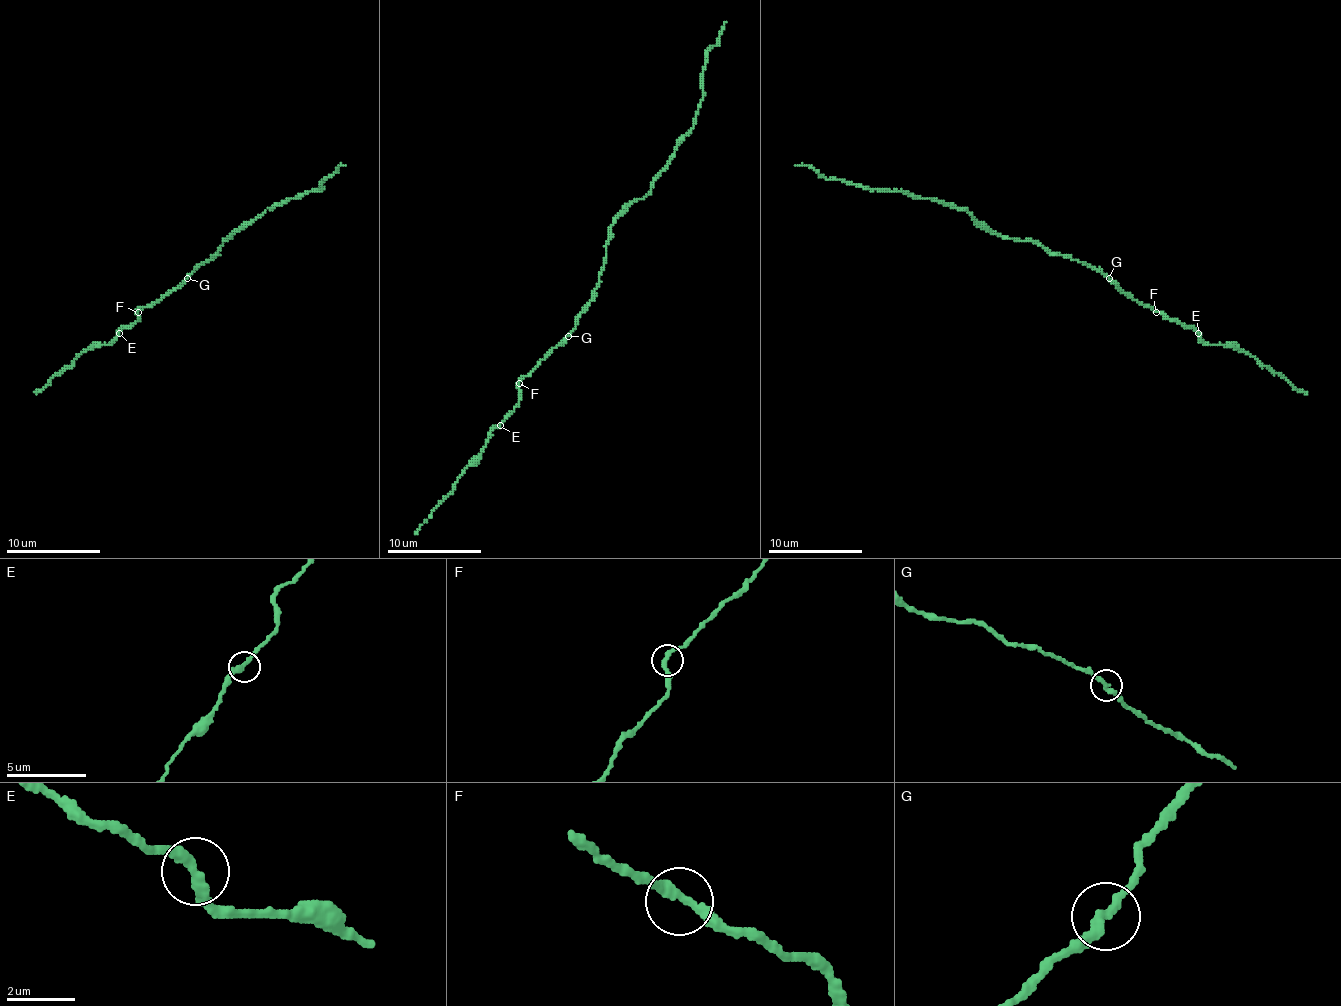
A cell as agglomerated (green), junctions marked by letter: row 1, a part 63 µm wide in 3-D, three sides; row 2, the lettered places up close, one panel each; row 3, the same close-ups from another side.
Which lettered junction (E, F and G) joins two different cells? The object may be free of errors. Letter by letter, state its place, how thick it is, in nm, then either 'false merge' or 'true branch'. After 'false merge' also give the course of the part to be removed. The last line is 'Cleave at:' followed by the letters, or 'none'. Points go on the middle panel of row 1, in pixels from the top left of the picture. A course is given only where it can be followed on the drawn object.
E: at (500, 425); 320 nm thick; true branch
F: at (519, 383); 320 nm thick; true branch
G: at (568, 336); 320 nm thick; true branch
Cleave at: none

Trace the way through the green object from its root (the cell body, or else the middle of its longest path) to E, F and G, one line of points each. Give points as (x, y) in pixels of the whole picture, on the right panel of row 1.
E: (1066, 255), (1092, 269), (1099, 269), (1135, 300), (1156, 312), (1163, 312), (1182, 326), (1191, 326), (1198, 333)
F: (1066, 255), (1092, 269), (1099, 269), (1118, 288), (1156, 312)
G: (1066, 255), (1102, 271), (1109, 279)

